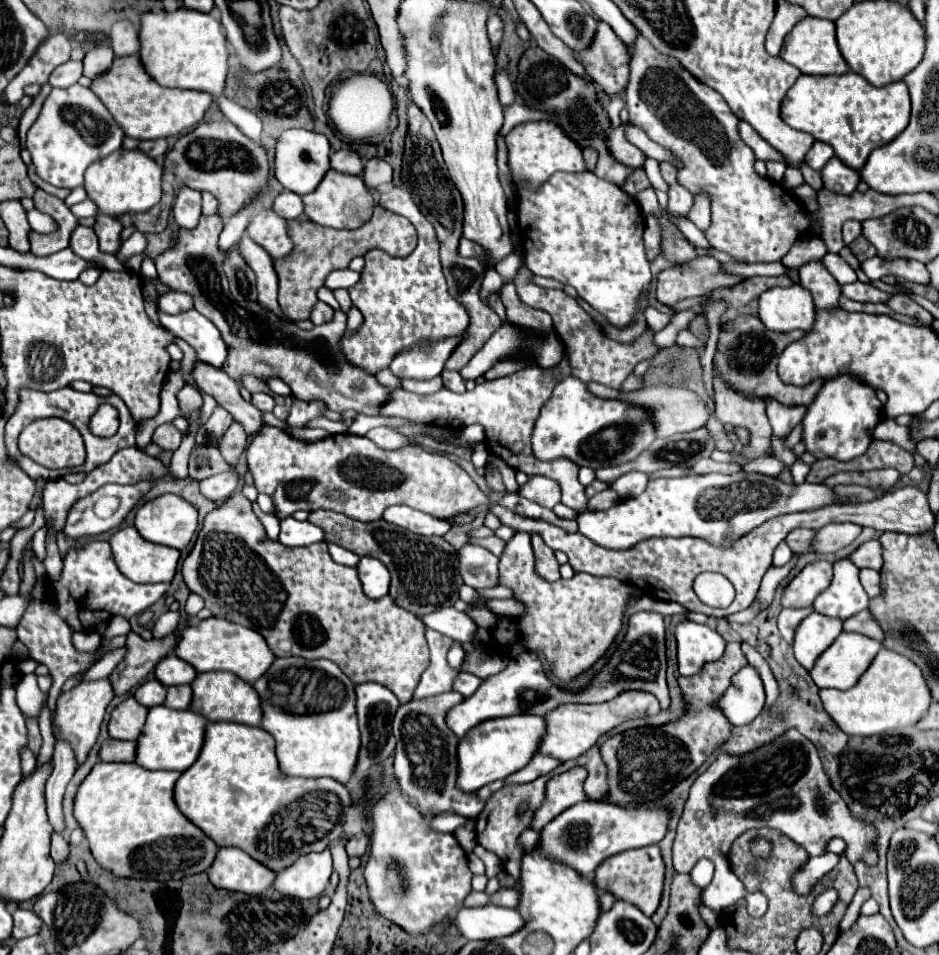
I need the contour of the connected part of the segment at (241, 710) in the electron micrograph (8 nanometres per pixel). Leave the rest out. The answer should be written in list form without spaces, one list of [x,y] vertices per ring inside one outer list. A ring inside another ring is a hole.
[[[199,673],[193,683],[193,701],[191,711],[205,717],[207,721],[231,721],[231,723],[243,723],[251,727],[259,727],[261,723],[261,707],[259,707],[259,695],[255,695],[255,689],[239,679],[233,673]]]

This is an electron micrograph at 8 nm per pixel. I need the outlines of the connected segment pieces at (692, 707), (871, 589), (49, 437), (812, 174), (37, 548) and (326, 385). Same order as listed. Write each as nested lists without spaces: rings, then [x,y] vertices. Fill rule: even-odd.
[[[727,643],[727,651],[719,661],[707,663],[697,675],[677,677],[685,699],[685,713],[679,719],[661,727],[629,729],[607,739],[601,745],[601,757],[609,767],[609,791],[603,801],[623,807],[659,801],[679,781],[695,773],[733,733],[733,725],[717,707],[717,701],[731,685],[733,675],[745,665],[747,659],[741,651],[741,643]]]
[[[861,569],[861,583],[863,583],[863,587],[865,587],[869,597],[879,595],[879,591],[881,591],[879,589],[879,571],[875,571],[875,569]]]
[[[55,417],[41,419],[25,427],[18,446],[21,453],[49,467],[75,467],[85,459],[79,431],[71,423]]]
[[[801,165],[801,173],[803,173],[803,179],[805,179],[805,183],[807,183],[807,185],[811,185],[815,191],[819,191],[819,189],[823,187],[819,171],[811,171],[811,167],[807,167],[807,165]]]
[[[41,527],[41,529],[37,529],[35,531],[35,535],[33,535],[33,551],[35,553],[39,553],[39,559],[43,561],[43,549],[45,549],[45,535],[47,535],[47,531],[45,531],[45,527]]]
[[[203,215],[195,229],[179,231],[175,247],[171,247],[163,255],[159,255],[155,259],[155,265],[157,265],[157,279],[171,291],[181,291],[181,293],[191,295],[195,301],[195,309],[201,315],[205,315],[221,331],[223,341],[227,343],[227,351],[229,351],[227,359],[223,363],[223,371],[227,371],[237,383],[245,373],[253,373],[253,375],[261,377],[263,381],[271,375],[277,375],[301,399],[323,399],[329,405],[329,409],[337,411],[337,413],[355,409],[357,413],[363,413],[363,415],[377,415],[381,403],[387,401],[387,397],[393,389],[381,387],[377,383],[377,379],[371,379],[371,375],[367,375],[365,371],[355,371],[355,367],[347,367],[343,363],[343,359],[339,359],[339,351],[335,351],[335,343],[339,343],[339,335],[343,335],[343,331],[347,327],[347,313],[335,311],[331,321],[317,325],[311,331],[301,331],[297,325],[287,327],[285,323],[279,323],[279,319],[275,319],[273,315],[267,315],[267,311],[263,311],[263,307],[259,307],[259,303],[237,303],[229,291],[229,283],[227,283],[227,279],[223,275],[223,267],[221,267],[225,253],[217,249],[217,239],[219,239],[221,229],[223,229],[223,221],[219,217]]]

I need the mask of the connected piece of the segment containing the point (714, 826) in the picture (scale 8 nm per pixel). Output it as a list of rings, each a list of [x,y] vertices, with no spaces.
[[[795,729],[775,739],[775,743],[761,747],[755,755],[743,755],[743,759],[719,755],[691,787],[677,825],[673,865],[683,873],[691,871],[699,859],[715,863],[713,880],[701,891],[701,901],[709,909],[721,911],[745,897],[749,915],[761,917],[767,911],[765,895],[746,891],[727,859],[735,837],[753,827],[779,829],[809,855],[825,855],[829,841],[833,837],[841,837],[849,845],[851,857],[863,855],[863,862],[869,865],[877,863],[877,853],[873,849],[875,829],[851,817],[847,805],[839,799],[839,793],[835,793],[827,783],[815,745]]]

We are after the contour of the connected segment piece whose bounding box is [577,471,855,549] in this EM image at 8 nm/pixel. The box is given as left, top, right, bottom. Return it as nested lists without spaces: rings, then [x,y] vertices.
[[[707,473],[685,477],[659,477],[651,479],[639,497],[619,501],[607,511],[579,515],[579,531],[591,541],[607,549],[627,549],[649,537],[701,537],[709,543],[725,545],[739,535],[745,535],[759,523],[799,511],[815,511],[837,503],[851,503],[855,497],[841,497],[829,485],[787,485],[773,477],[759,473]]]

